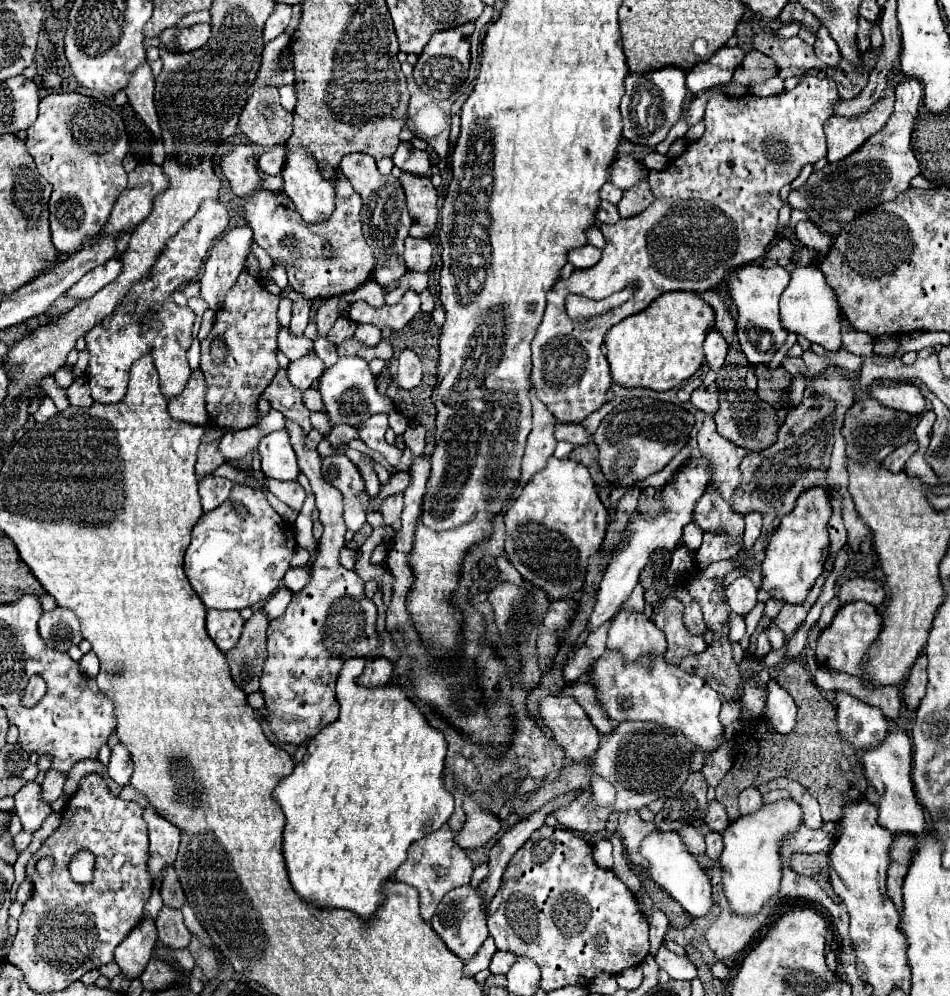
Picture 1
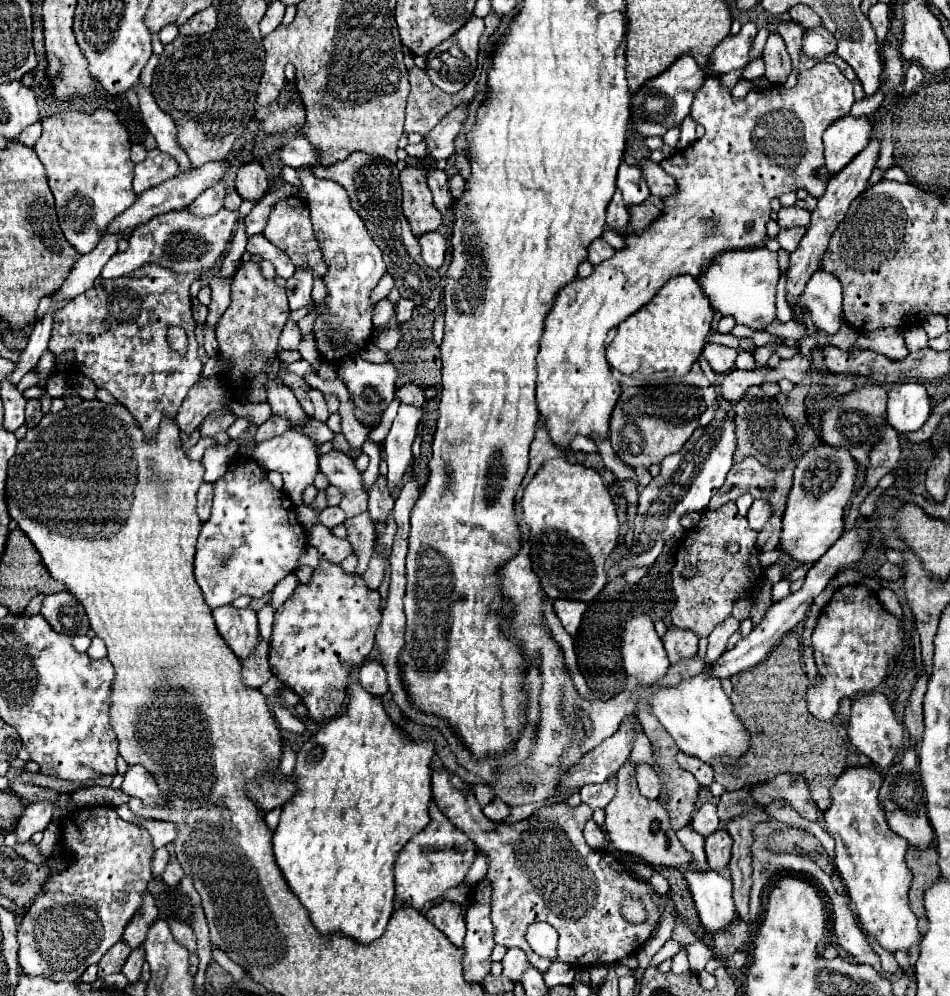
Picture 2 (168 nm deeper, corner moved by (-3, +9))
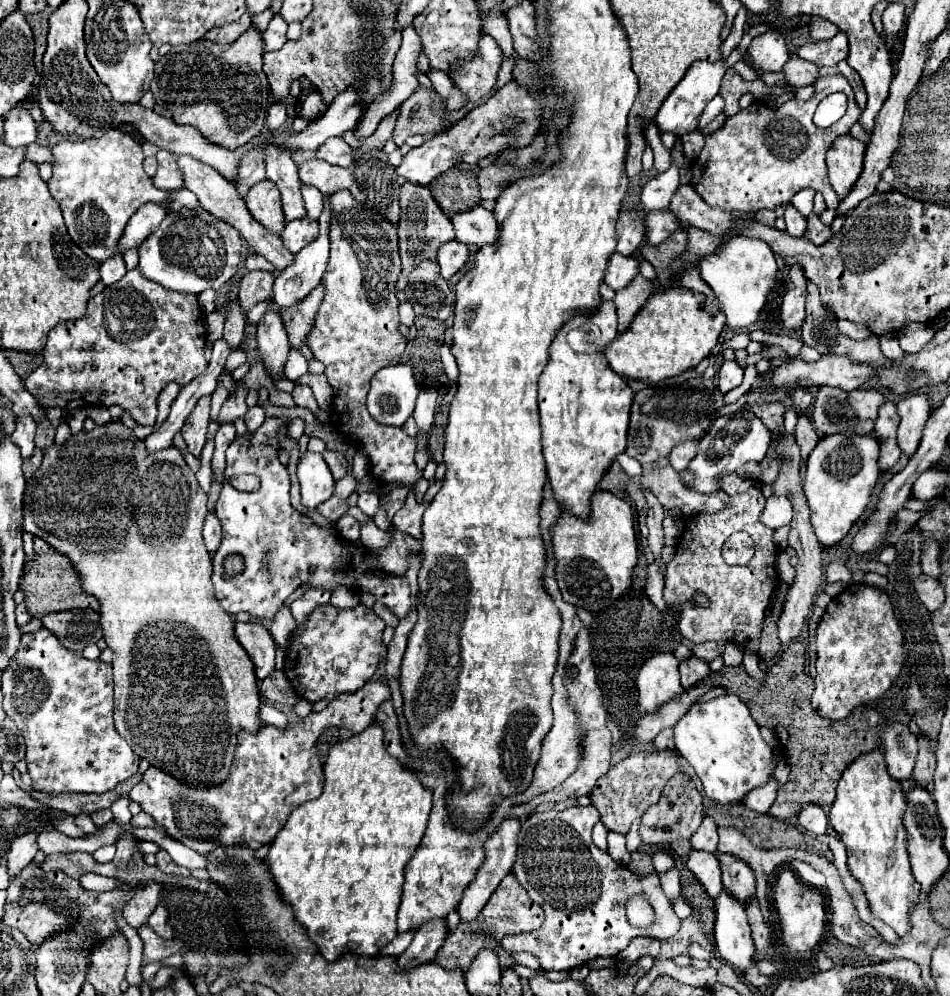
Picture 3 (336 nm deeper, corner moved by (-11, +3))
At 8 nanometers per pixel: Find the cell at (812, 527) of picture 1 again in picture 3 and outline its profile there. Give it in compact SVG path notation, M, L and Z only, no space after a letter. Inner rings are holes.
M874 431L864 437L846 433L824 435L810 453L804 479L804 495L810 507L810 523L822 545L830 547L842 541L844 535L848 535L850 527L866 511L872 497L872 489L880 477L878 457L880 441L876 441Z

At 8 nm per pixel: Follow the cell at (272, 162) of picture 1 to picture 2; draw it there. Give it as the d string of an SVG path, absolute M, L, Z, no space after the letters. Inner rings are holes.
M290 137L278 151L280 161L288 167L312 167L318 159L316 149L304 137Z

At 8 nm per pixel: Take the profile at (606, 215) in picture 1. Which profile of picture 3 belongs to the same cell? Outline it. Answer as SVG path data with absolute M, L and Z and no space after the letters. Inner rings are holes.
M626 211L620 213L618 225L616 225L616 233L618 233L618 247L616 251L624 257L630 257L638 251L638 247L644 241L644 223L642 223L642 215Z

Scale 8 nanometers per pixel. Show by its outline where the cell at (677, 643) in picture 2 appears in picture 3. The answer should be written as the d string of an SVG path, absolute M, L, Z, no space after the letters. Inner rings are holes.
M690 657L688 661L680 663L680 677L682 677L682 687L684 689L692 689L692 685L698 685L708 675L710 675L708 663L698 659L698 657Z

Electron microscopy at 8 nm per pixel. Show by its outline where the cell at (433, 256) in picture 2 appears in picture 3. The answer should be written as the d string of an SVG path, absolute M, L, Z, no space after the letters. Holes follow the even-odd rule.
M458 241L444 243L444 245L438 249L438 263L440 263L440 267L442 267L442 277L444 277L444 279L450 279L450 277L456 275L460 269L464 269L466 263L468 263L468 257L470 257L468 245L458 243Z

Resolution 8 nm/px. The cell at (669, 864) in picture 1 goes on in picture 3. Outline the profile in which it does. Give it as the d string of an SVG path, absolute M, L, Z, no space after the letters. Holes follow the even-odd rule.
M722 891L716 899L716 923L714 923L718 955L732 967L746 971L754 963L754 943L750 937L748 917L744 907L728 893Z

